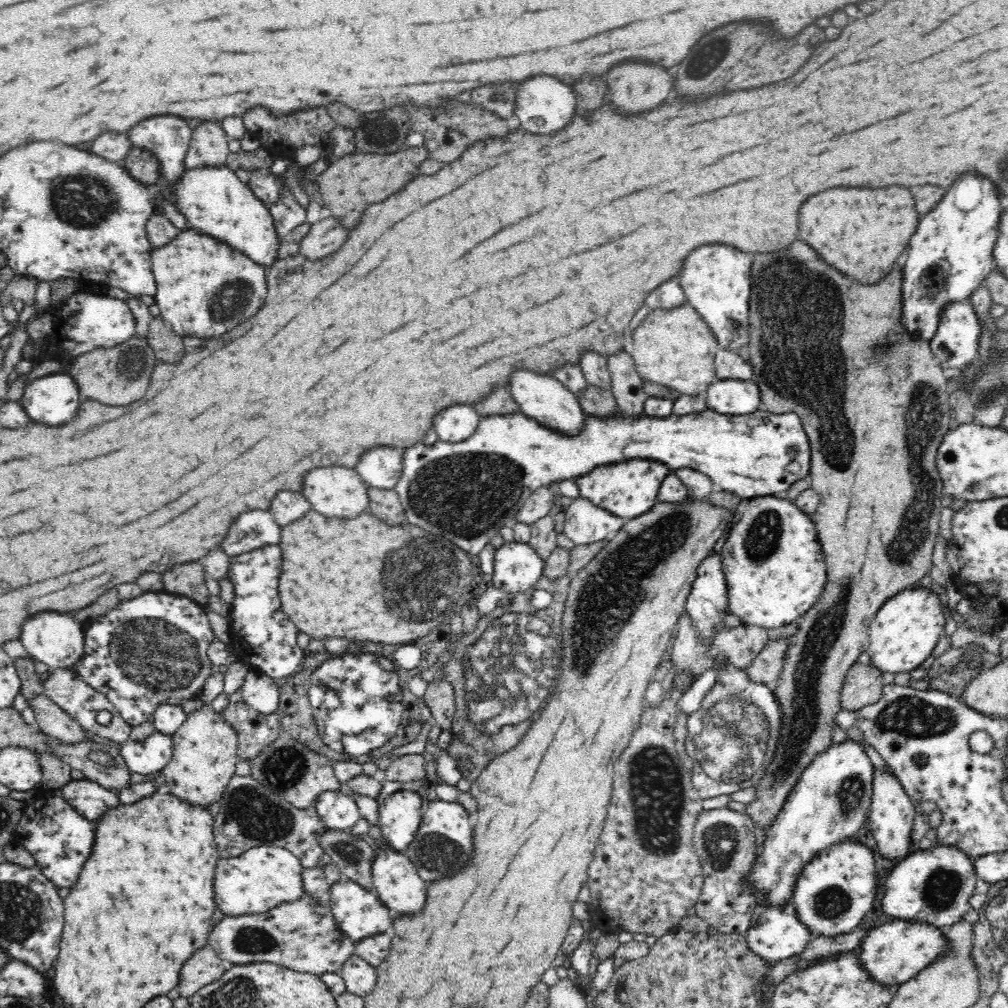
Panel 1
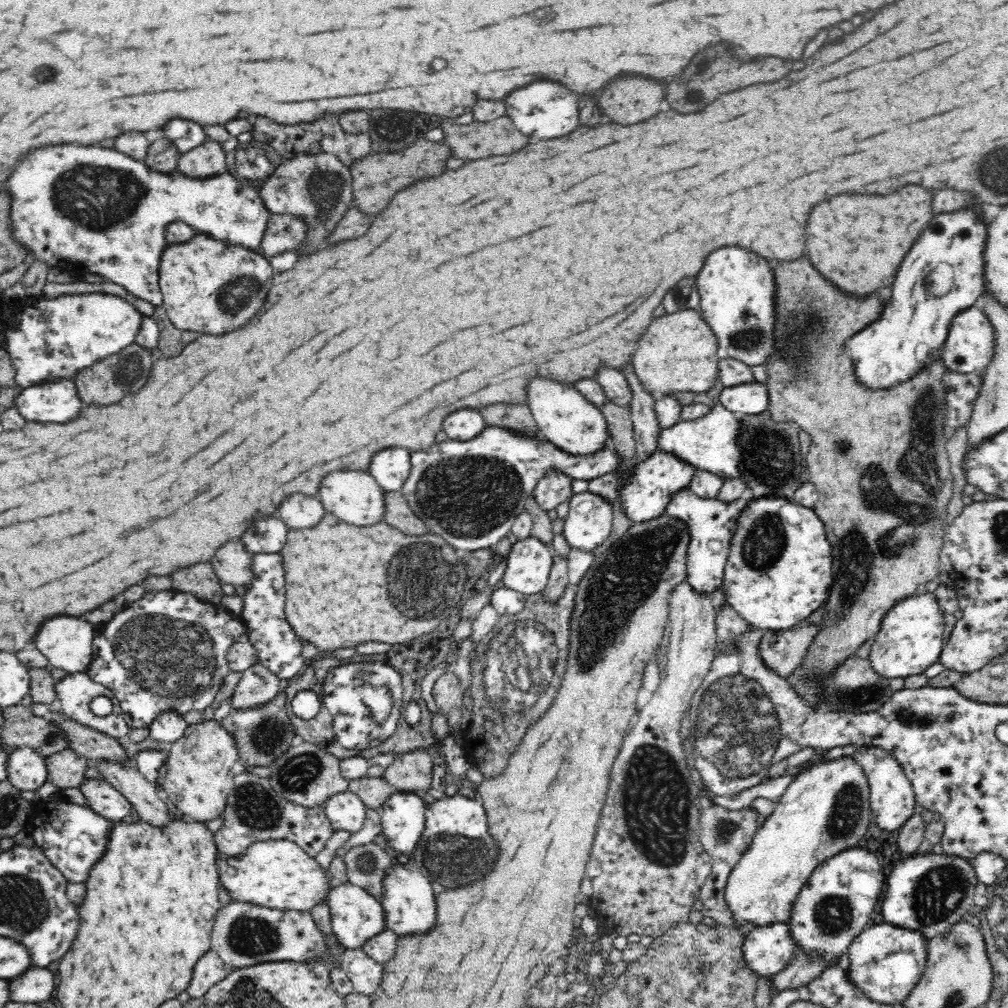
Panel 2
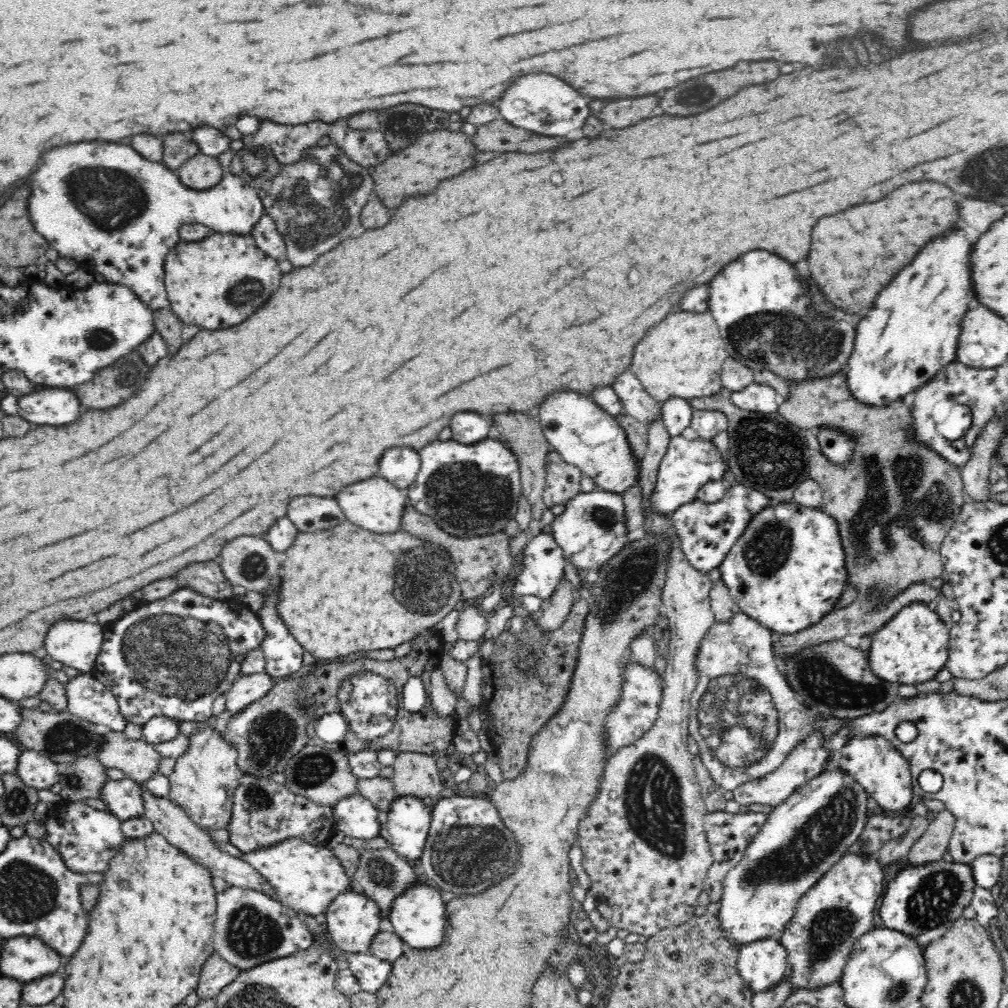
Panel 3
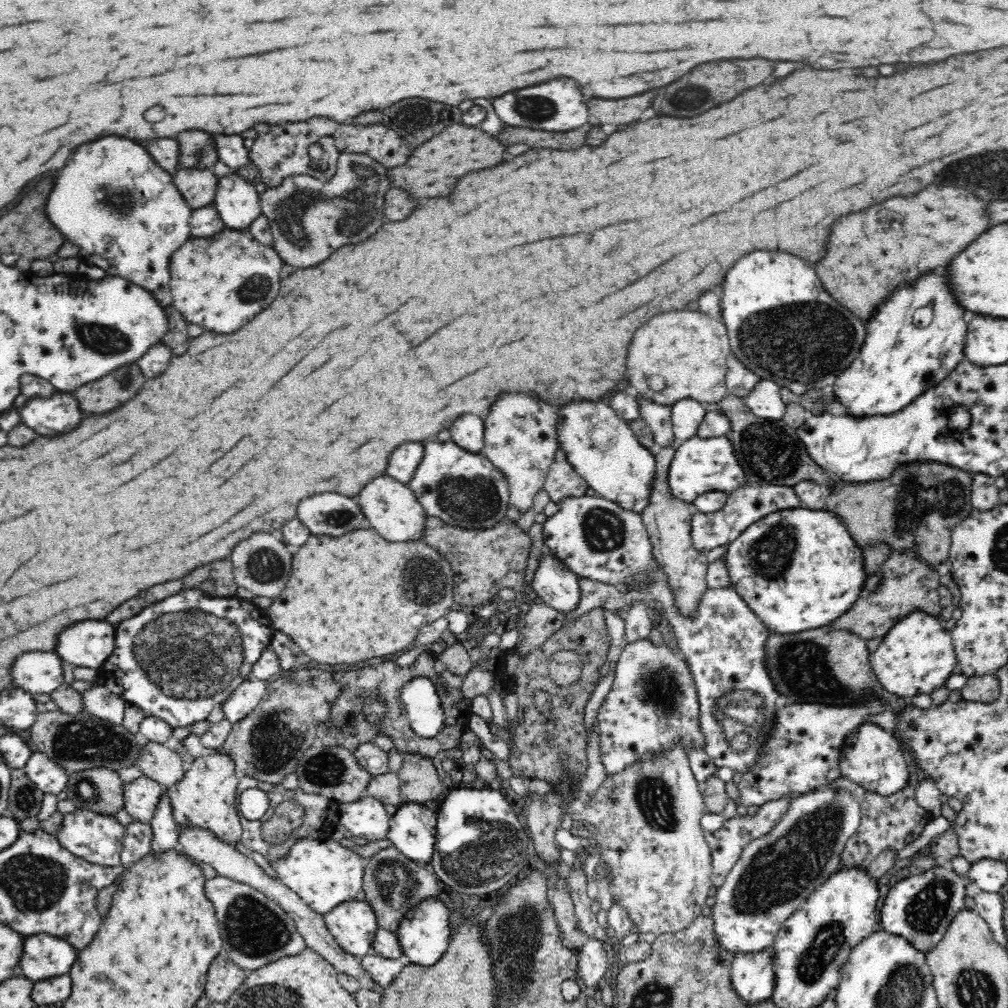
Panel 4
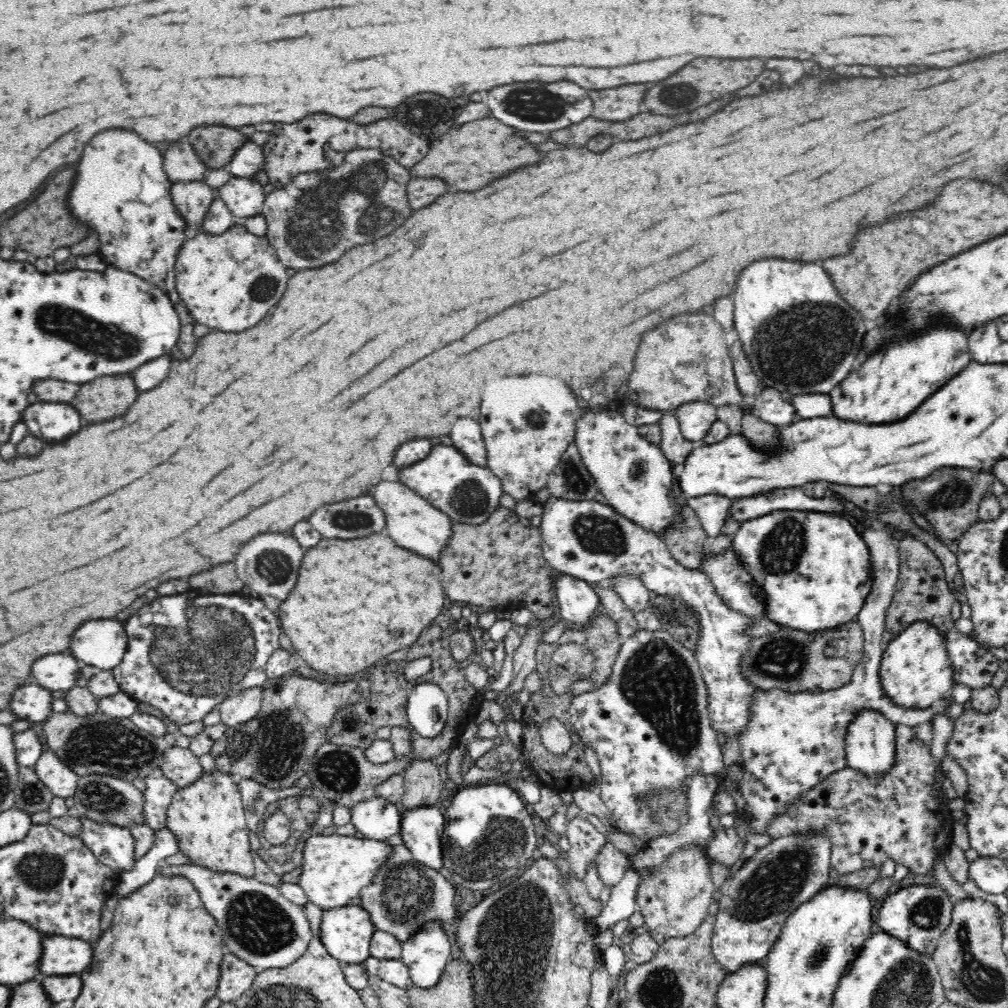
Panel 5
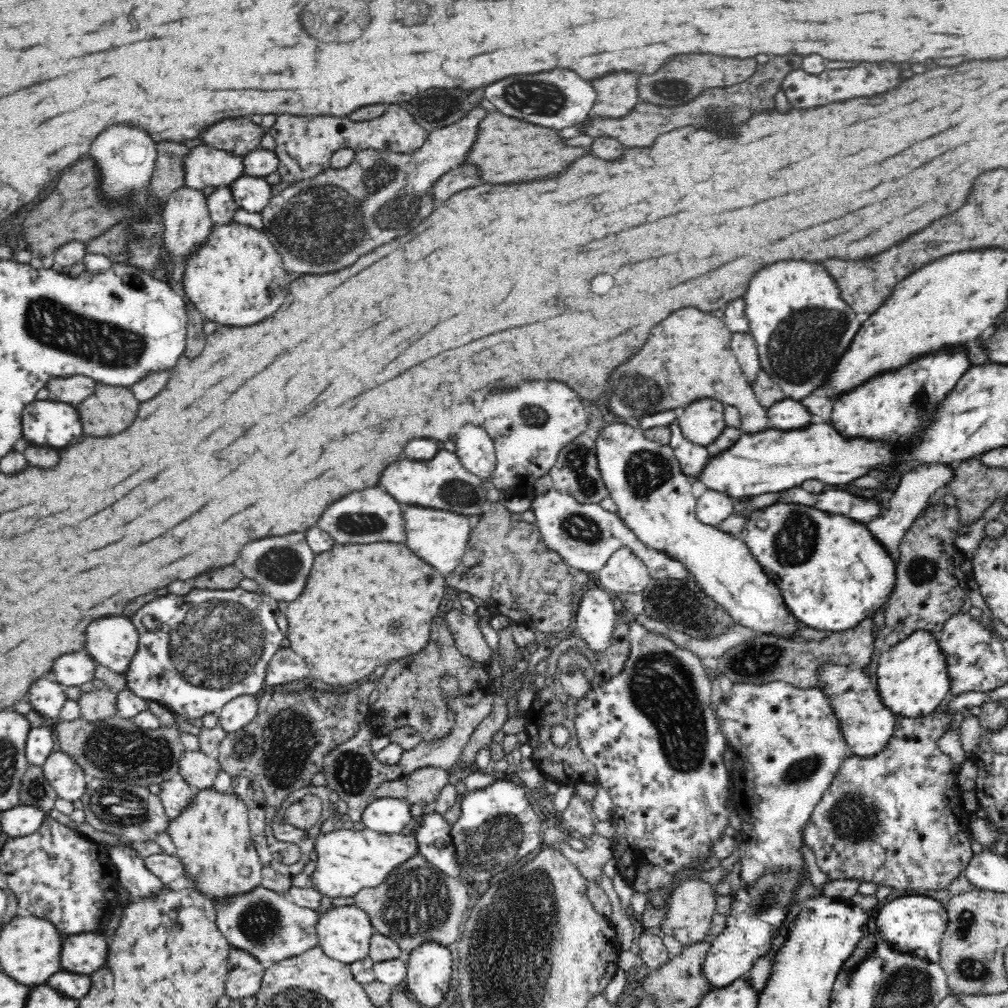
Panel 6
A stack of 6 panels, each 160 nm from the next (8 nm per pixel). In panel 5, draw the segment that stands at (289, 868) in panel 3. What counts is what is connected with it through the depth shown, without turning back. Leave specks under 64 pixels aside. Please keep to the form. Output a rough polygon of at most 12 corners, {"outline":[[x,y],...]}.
{"outline":[[307,838],[298,885],[323,911],[349,905],[394,847]]}

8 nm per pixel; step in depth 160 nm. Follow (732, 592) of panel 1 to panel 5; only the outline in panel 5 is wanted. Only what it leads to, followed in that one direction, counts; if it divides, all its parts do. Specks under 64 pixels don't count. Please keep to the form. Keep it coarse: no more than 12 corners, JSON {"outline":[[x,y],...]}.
{"outline":[[774,510],[732,549],[767,620],[848,624],[872,588],[844,518]]}

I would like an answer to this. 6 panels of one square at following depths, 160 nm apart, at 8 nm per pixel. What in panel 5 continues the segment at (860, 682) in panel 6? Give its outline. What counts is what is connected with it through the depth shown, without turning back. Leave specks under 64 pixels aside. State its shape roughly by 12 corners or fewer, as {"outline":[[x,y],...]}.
{"outline":[[860,710],[848,726],[847,766],[882,776],[896,758],[895,724]]}

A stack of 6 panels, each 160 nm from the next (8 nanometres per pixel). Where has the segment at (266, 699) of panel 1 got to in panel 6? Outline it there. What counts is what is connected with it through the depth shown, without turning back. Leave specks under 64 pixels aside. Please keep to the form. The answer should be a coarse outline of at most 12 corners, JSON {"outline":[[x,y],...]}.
{"outline":[[245,694],[217,713],[226,732],[246,726],[257,715],[258,696]]}

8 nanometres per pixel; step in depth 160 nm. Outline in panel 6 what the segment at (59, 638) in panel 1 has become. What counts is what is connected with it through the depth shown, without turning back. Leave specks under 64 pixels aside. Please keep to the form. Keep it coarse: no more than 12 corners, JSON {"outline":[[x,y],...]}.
{"outline":[[124,616],[94,620],[86,650],[124,673],[139,634]]}

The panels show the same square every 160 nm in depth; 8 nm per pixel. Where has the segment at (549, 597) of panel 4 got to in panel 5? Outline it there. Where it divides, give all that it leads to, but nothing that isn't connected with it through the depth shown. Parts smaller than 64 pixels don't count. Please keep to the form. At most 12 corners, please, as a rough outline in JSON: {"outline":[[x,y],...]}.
{"outline":[[558,572],[558,615],[590,626],[600,599],[591,584]]}

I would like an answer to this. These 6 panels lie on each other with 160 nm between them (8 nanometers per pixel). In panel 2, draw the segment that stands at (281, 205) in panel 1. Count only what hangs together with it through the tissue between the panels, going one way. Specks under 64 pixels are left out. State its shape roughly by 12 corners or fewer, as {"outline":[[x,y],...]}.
{"outline":[[270,214],[260,247],[270,258],[296,250],[308,223]]}

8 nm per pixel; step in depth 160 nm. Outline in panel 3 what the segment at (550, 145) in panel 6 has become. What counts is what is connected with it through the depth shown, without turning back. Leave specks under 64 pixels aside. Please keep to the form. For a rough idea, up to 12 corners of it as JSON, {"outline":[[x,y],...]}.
{"outline":[[445,129],[367,167],[388,208],[472,168],[471,136]]}

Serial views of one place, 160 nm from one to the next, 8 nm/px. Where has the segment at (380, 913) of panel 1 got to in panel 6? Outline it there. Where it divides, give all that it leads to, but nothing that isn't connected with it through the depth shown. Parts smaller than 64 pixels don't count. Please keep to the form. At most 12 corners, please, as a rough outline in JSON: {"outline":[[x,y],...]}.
{"outline":[[331,906],[317,922],[320,948],[352,965],[369,957],[370,917]]}

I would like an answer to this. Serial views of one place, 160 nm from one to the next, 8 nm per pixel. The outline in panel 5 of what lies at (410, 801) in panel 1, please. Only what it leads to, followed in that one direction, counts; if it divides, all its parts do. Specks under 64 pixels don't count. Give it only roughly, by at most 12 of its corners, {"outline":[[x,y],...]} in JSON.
{"outline":[[439,806],[407,809],[404,847],[428,868],[444,866]]}

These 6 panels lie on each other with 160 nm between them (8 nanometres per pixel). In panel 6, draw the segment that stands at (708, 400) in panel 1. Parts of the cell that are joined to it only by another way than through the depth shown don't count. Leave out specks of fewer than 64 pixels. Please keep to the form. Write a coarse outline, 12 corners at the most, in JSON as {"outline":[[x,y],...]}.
{"outline":[[786,398],[766,410],[772,429],[812,423],[799,401]]}

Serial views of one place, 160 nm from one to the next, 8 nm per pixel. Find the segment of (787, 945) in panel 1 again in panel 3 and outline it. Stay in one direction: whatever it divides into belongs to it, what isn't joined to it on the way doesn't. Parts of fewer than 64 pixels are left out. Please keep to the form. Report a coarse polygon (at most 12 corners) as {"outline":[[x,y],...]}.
{"outline":[[774,937],[743,944],[737,970],[752,992],[788,974]]}

